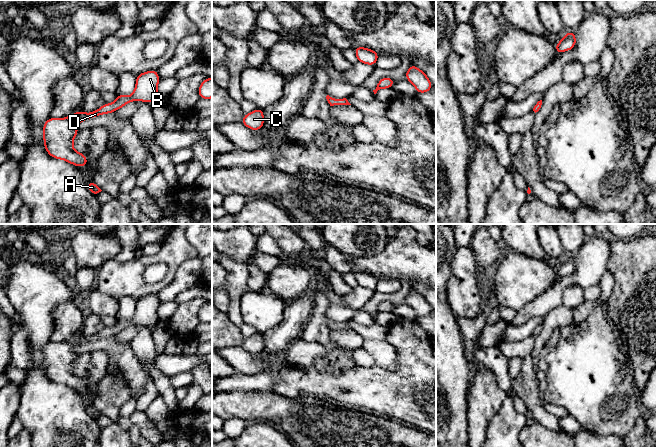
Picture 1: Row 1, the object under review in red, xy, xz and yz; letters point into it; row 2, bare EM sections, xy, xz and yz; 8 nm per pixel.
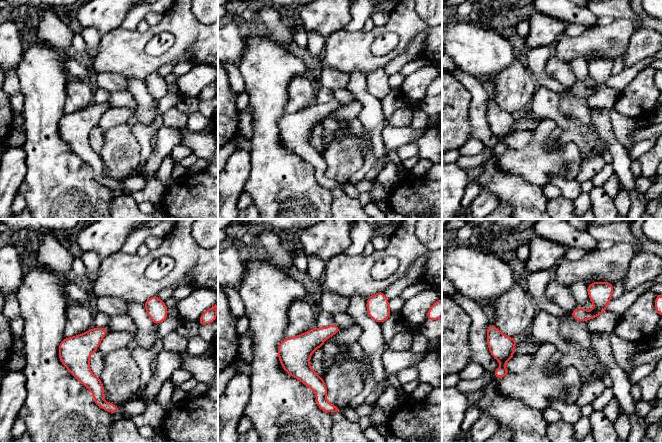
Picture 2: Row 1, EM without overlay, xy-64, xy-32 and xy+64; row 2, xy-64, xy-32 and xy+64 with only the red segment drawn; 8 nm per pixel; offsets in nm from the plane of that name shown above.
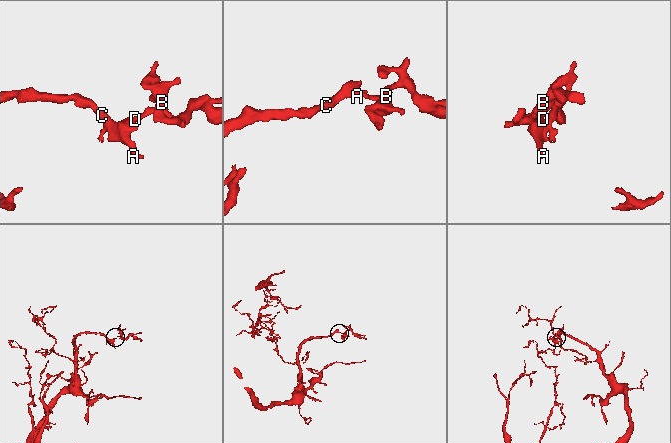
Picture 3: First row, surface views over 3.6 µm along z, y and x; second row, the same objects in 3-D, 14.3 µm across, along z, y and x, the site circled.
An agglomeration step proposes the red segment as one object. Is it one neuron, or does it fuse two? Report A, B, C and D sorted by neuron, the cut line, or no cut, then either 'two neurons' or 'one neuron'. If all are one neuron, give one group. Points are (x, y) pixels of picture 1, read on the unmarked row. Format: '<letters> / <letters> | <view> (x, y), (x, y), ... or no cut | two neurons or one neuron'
A B C D | no cut | one neuron

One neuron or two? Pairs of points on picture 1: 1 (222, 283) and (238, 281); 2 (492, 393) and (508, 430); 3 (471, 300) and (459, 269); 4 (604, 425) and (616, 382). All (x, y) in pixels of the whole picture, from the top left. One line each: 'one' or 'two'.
1: two
2: two
3: one
4: one

